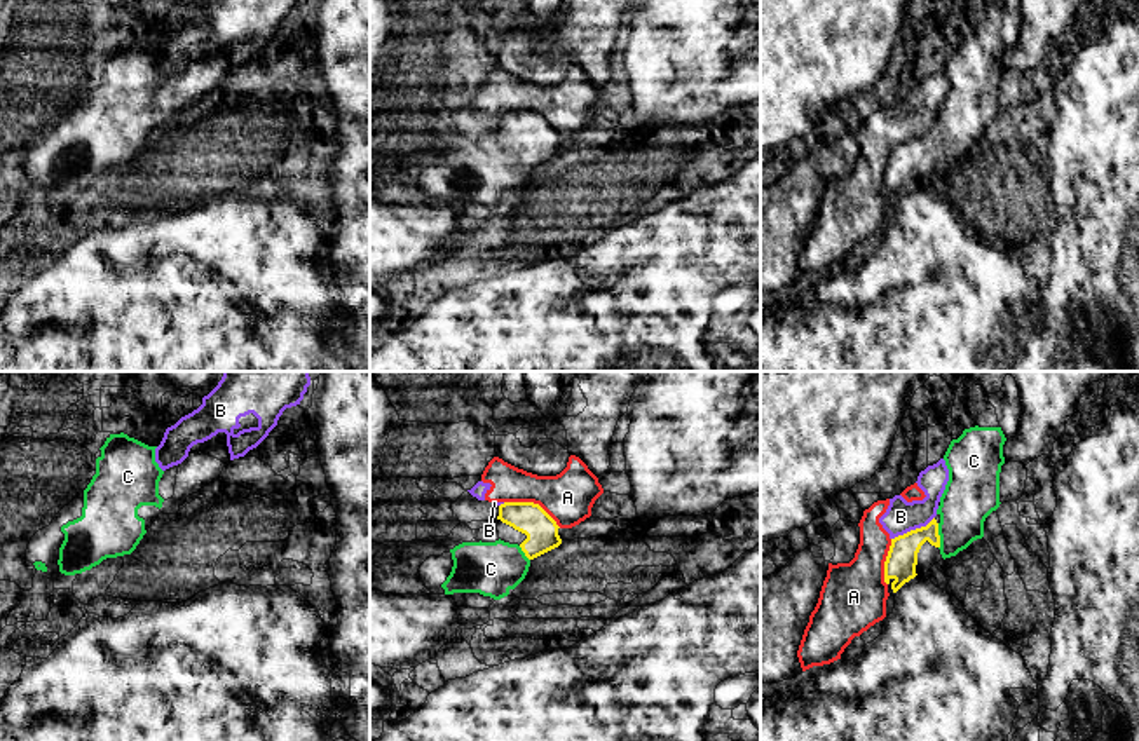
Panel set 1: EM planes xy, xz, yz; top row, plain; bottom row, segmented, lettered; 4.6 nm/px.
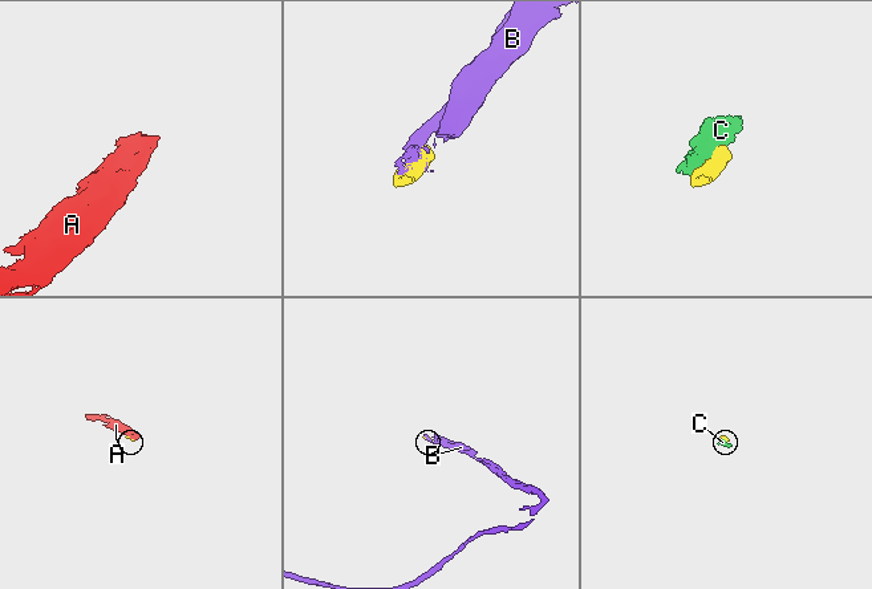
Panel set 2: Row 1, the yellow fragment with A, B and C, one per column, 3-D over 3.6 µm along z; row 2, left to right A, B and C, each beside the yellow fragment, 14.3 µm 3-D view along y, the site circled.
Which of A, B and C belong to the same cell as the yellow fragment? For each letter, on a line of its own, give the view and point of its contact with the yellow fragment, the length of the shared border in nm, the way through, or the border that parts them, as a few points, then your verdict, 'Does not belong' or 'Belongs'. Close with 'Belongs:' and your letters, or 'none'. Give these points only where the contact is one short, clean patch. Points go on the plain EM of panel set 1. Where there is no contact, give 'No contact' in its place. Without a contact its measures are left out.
A: Touches yellow at xz (532, 112). Shared border 300 nm. Does not belong
B: Touches yellow at yz (913, 140). Shared border 220 nm. Does not belong
C: Touches yellow at yz (939, 145). Shared border 120 nm. Path across: yz (900, 173), (921, 145), (939, 145), (963, 121), (972, 103). Belongs
Belongs: C

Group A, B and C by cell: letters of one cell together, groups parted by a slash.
A B / C

